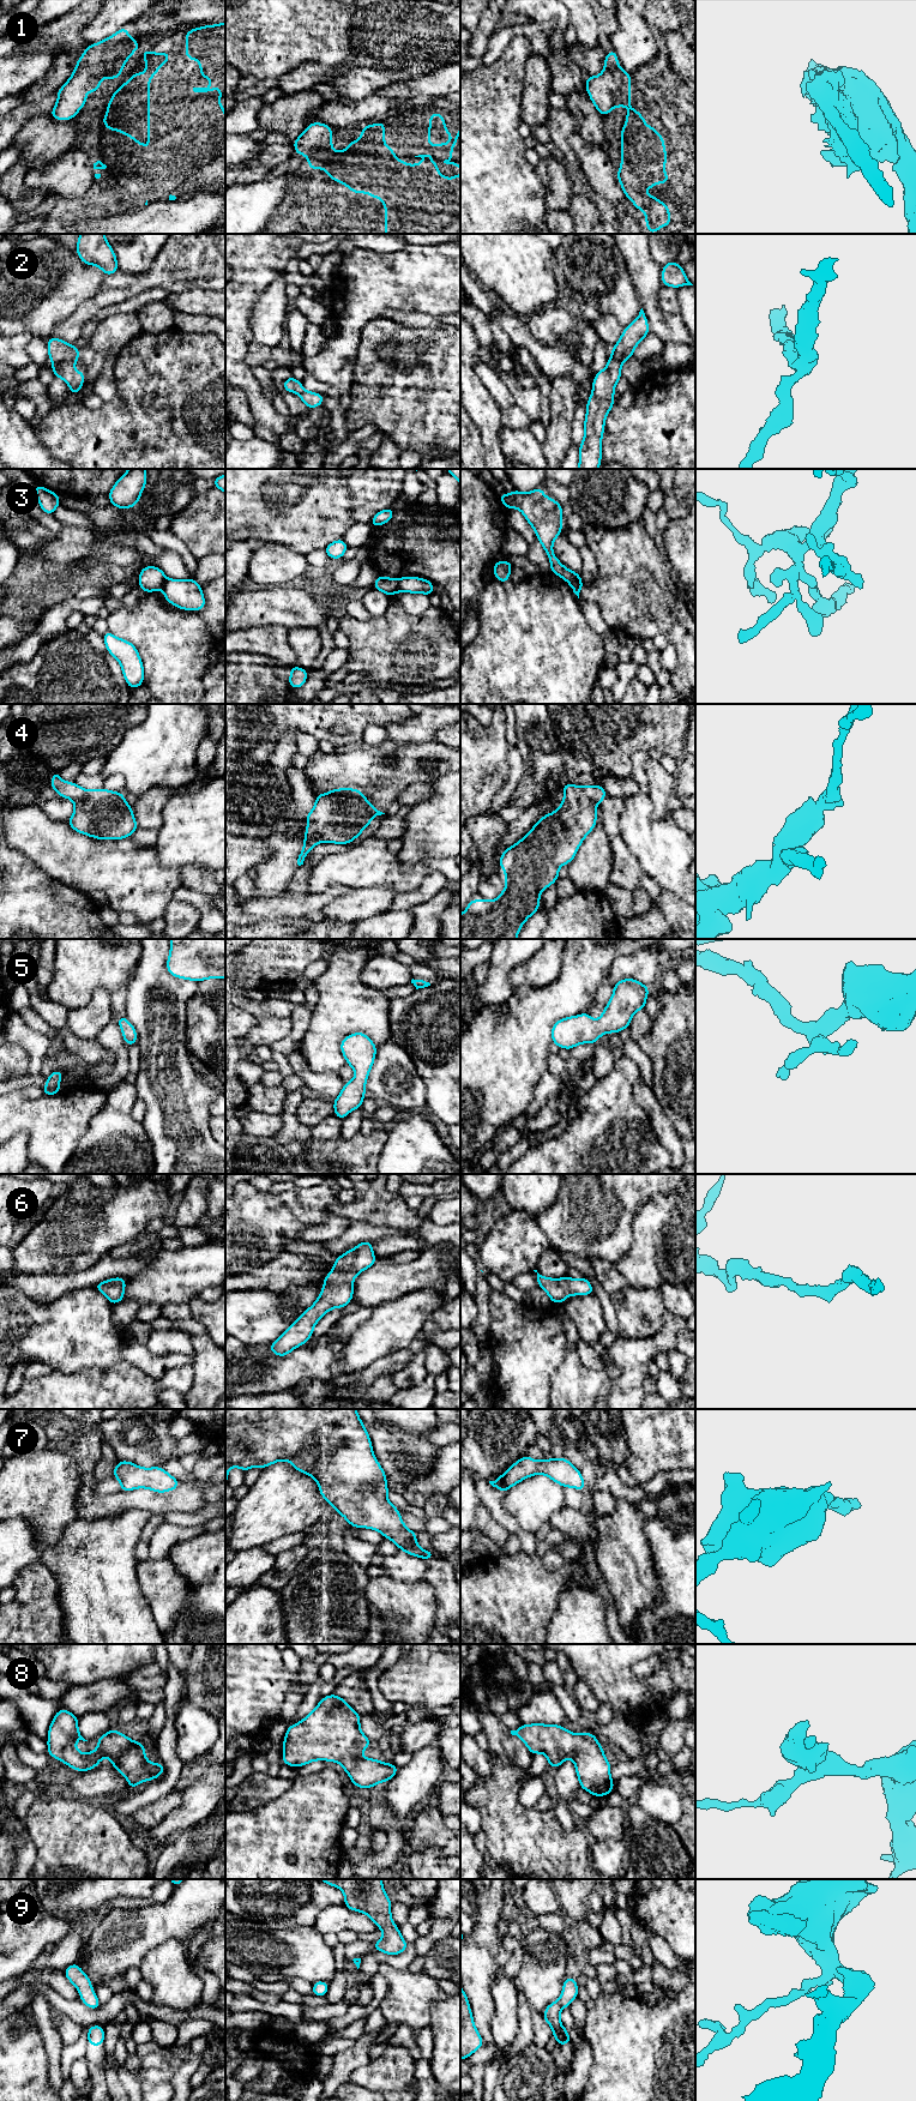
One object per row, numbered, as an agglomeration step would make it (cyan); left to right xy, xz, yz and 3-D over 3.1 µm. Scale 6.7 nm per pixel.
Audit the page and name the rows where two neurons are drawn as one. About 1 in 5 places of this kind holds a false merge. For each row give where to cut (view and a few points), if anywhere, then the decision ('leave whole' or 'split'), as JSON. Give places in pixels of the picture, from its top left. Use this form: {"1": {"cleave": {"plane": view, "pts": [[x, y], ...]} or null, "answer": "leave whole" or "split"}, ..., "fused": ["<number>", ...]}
{"1": {"cleave": {"plane": "yz", "pts": [[595, 91], [609, 91], [614, 106]]}, "answer": "split"}, "2": {"cleave": null, "answer": "leave whole"}, "3": {"cleave": {"plane": "xz", "pts": [[401, 578], [397, 590]]}, "answer": "split"}, "4": {"cleave": null, "answer": "leave whole"}, "5": {"cleave": null, "answer": "leave whole"}, "6": {"cleave": null, "answer": "leave whole"}, "7": {"cleave": null, "answer": "leave whole"}, "8": {"cleave": null, "answer": "leave whole"}, "9": {"cleave": null, "answer": "leave whole"}, "fused": ["1", "3"]}

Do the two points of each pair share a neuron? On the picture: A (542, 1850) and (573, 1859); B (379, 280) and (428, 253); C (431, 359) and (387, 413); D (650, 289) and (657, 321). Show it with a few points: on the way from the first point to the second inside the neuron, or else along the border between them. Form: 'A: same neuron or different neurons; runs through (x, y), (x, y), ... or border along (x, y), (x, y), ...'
A: same neuron; runs through (549, 1858), (566, 1859)
B: same neuron; runs through (391, 280), (403, 280), (417, 265)
C: same neuron; runs through (429, 375), (421, 384), (405, 384), (402, 396)
D: same neuron; runs through (650, 298), (650, 305), (655, 313)

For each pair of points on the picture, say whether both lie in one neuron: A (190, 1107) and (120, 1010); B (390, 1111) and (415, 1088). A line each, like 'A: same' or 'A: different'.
A: different
B: different

